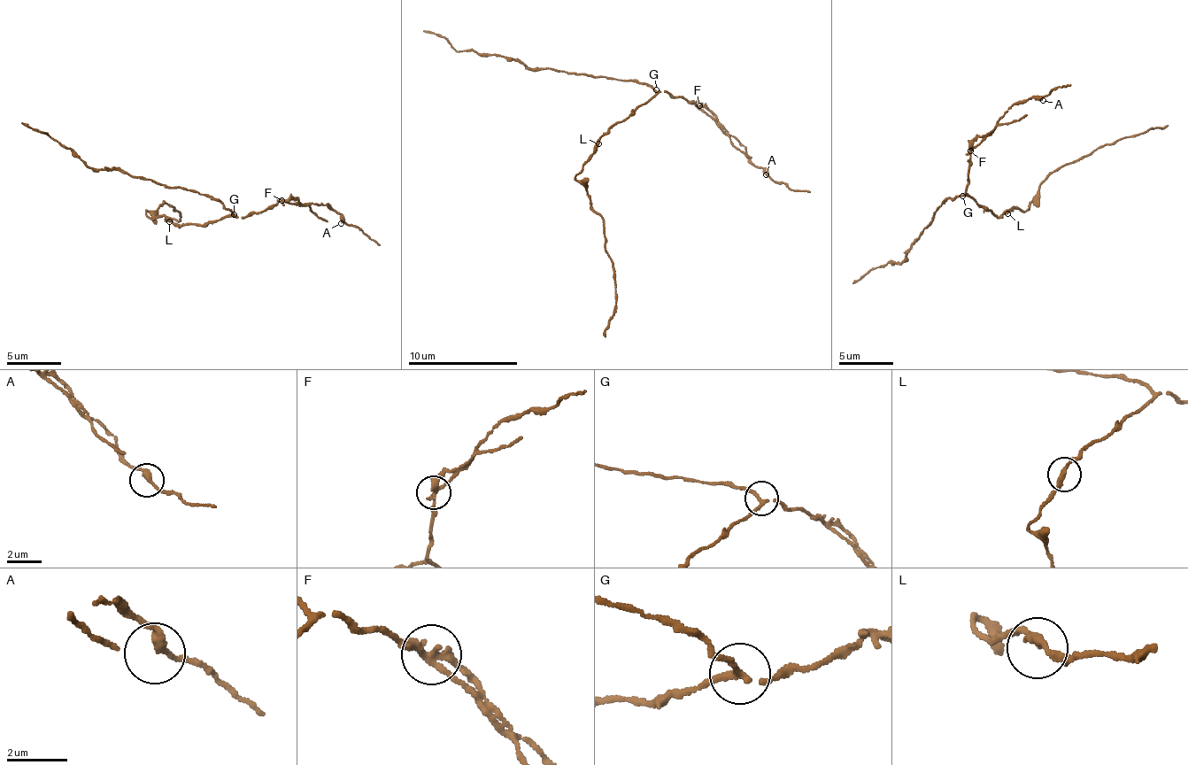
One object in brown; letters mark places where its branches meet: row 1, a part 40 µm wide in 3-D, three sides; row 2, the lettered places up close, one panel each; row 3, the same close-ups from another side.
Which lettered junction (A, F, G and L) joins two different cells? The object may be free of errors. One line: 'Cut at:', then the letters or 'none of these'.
Cut at: F

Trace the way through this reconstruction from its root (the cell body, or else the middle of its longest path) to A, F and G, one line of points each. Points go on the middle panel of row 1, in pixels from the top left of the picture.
A: (639, 105), (659, 92), (682, 96), (698, 107), (705, 108), (721, 131), (739, 139), (746, 153), (766, 174)
F: (639, 105), (659, 92), (682, 96), (695, 105), (700, 104)
G: (639, 105), (656, 89)

